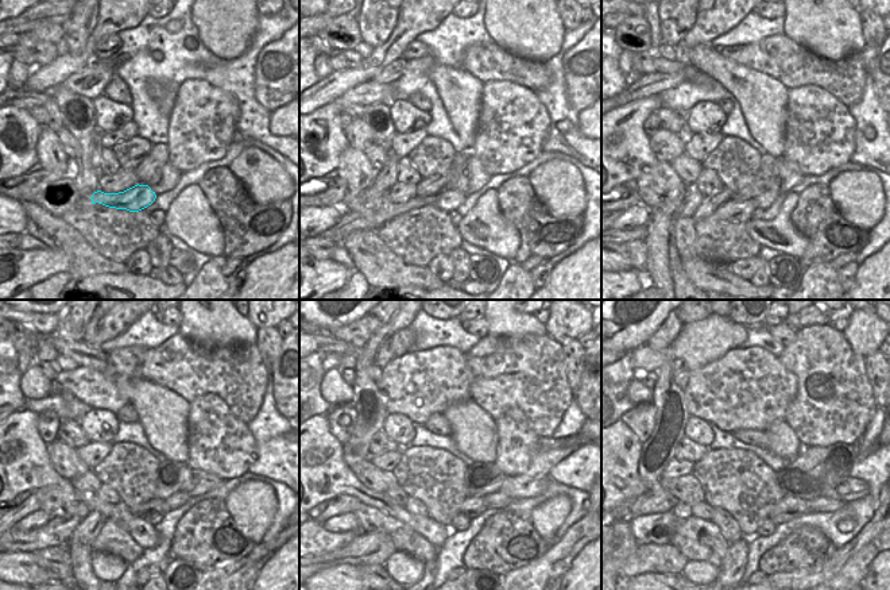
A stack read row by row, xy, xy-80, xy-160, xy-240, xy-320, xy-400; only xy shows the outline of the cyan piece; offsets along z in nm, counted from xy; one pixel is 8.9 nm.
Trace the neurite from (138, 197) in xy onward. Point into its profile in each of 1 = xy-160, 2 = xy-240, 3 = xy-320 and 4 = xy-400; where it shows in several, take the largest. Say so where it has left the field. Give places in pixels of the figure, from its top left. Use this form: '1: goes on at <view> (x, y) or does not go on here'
1: goes on at xy-160 (765, 200)
2: goes on at xy-240 (177, 500)
3: goes on at xy-320 (499, 500)
4: goes on at xy-400 (821, 504)

